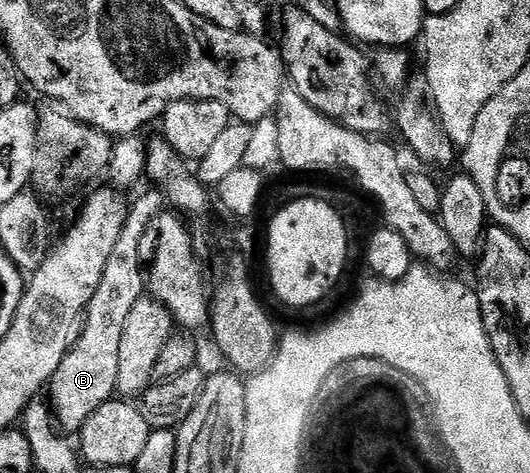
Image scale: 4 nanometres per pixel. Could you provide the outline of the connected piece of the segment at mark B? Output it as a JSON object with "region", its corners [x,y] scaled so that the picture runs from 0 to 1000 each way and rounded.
{"region":[[[289,404],[270,408],[253,431],[249,425],[242,433],[243,450],[232,495],[225,495],[225,512],[217,512],[217,529],[194,569],[194,590],[187,594],[187,607],[179,611],[168,649],[160,653],[157,691],[143,704],[138,725],[130,729],[130,744],[119,765],[111,765],[111,782],[104,782],[89,814],[91,852],[98,860],[106,894],[125,915],[151,915],[164,884],[172,884],[172,875],[187,867],[187,858],[215,844],[221,829],[225,721],[232,717],[232,687],[255,638],[268,634],[277,617],[277,584],[270,558],[266,567],[266,505],[274,499],[274,482],[287,484],[296,459],[315,440],[311,408]]]}

